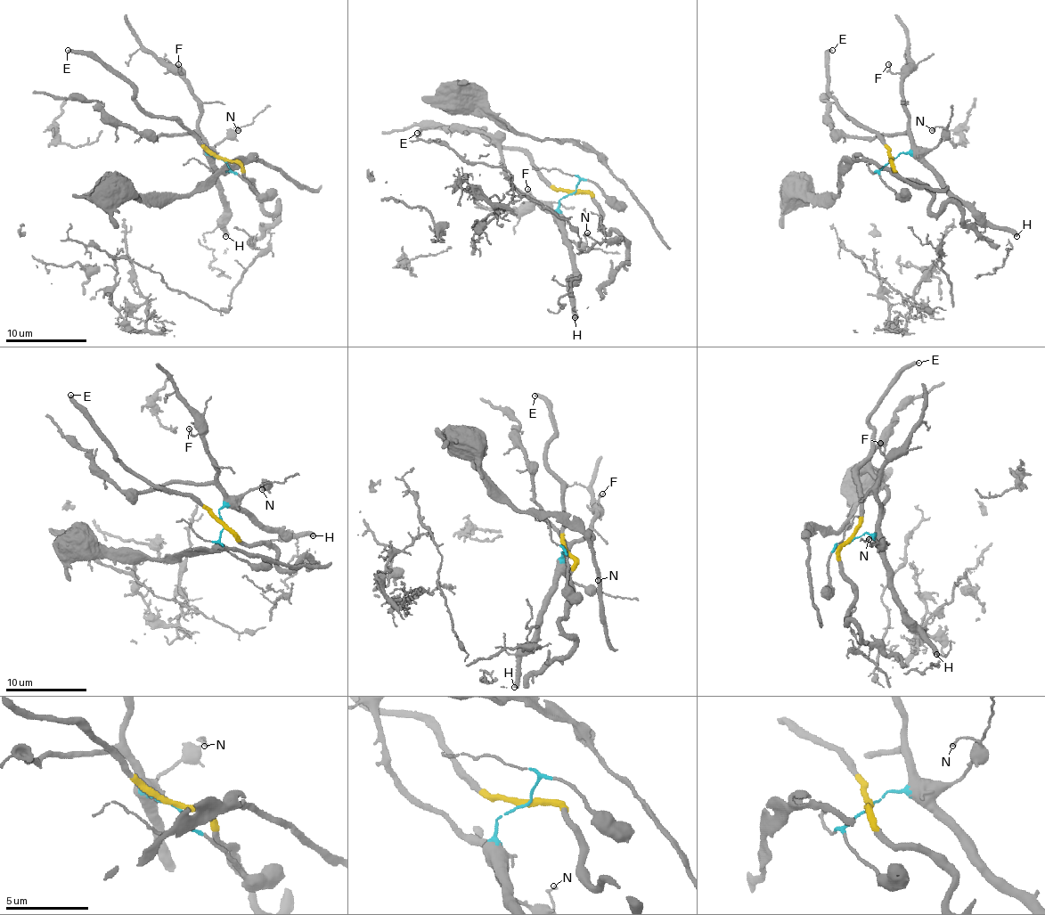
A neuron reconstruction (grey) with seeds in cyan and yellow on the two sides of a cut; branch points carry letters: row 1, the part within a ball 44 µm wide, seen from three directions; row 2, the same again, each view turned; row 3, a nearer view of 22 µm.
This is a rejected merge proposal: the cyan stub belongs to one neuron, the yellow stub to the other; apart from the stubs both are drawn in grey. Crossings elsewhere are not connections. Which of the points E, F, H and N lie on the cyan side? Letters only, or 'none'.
F, H, N

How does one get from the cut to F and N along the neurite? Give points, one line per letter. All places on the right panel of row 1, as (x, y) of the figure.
F: (893, 159), (911, 147), (911, 134), (907, 125), (903, 78), (897, 72), (891, 72), (889, 64)
N: (893, 159), (902, 153), (934, 149), (943, 129), (935, 126), (932, 131)

